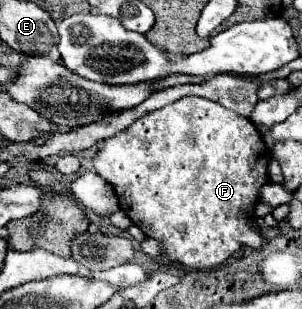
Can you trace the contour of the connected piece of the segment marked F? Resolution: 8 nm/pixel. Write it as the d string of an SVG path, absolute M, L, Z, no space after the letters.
M183 97L147 113L129 129L101 143L93 163L97 173L113 185L121 211L145 237L161 243L161 257L193 269L211 269L229 259L241 245L261 247L259 231L251 227L261 187L267 183L271 153L257 127L243 115L203 97Z

